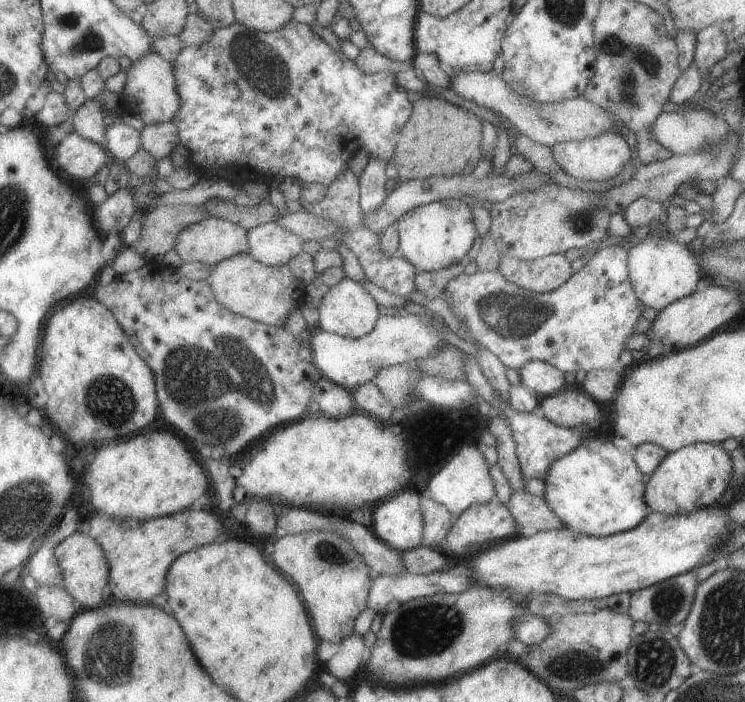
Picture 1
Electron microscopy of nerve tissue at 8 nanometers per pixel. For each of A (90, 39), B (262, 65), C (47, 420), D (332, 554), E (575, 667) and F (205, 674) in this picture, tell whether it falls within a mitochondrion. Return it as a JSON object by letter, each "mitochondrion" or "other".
{"A":"mitochondrion","B":"mitochondrion","C":"other","D":"mitochondrion","E":"mitochondrion","F":"other"}

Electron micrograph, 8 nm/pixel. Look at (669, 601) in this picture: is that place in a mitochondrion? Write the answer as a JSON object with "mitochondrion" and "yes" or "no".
{"mitochondrion":"yes"}

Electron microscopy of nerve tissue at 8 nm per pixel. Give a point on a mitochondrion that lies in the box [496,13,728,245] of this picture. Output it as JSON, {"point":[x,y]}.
{"point":[634,59]}

